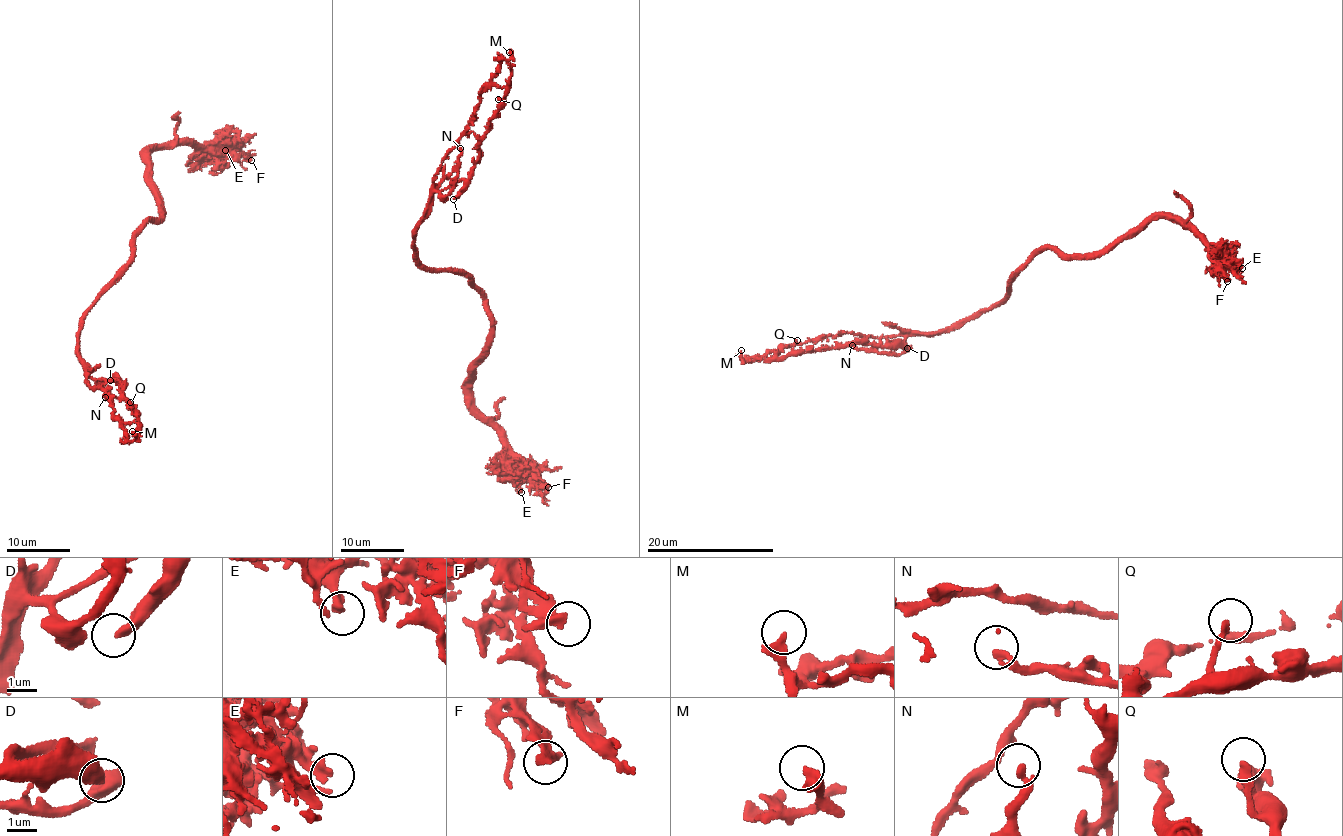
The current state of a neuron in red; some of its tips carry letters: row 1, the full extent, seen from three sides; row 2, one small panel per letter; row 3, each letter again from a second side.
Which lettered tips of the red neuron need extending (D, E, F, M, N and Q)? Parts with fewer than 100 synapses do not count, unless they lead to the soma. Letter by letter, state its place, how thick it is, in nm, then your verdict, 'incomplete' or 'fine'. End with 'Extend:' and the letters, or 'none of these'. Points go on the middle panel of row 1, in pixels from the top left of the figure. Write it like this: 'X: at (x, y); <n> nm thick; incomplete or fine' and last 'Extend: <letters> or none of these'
D: at (453, 199); 400 nm thick; fine
E: at (521, 492); 280 nm thick; fine
F: at (548, 487); 240 nm thick; fine
M: at (509, 52); 320 nm thick; fine
N: at (460, 148); 260 nm thick; fine
Q: at (498, 99); 190 nm thick; fine
Extend: none of these

